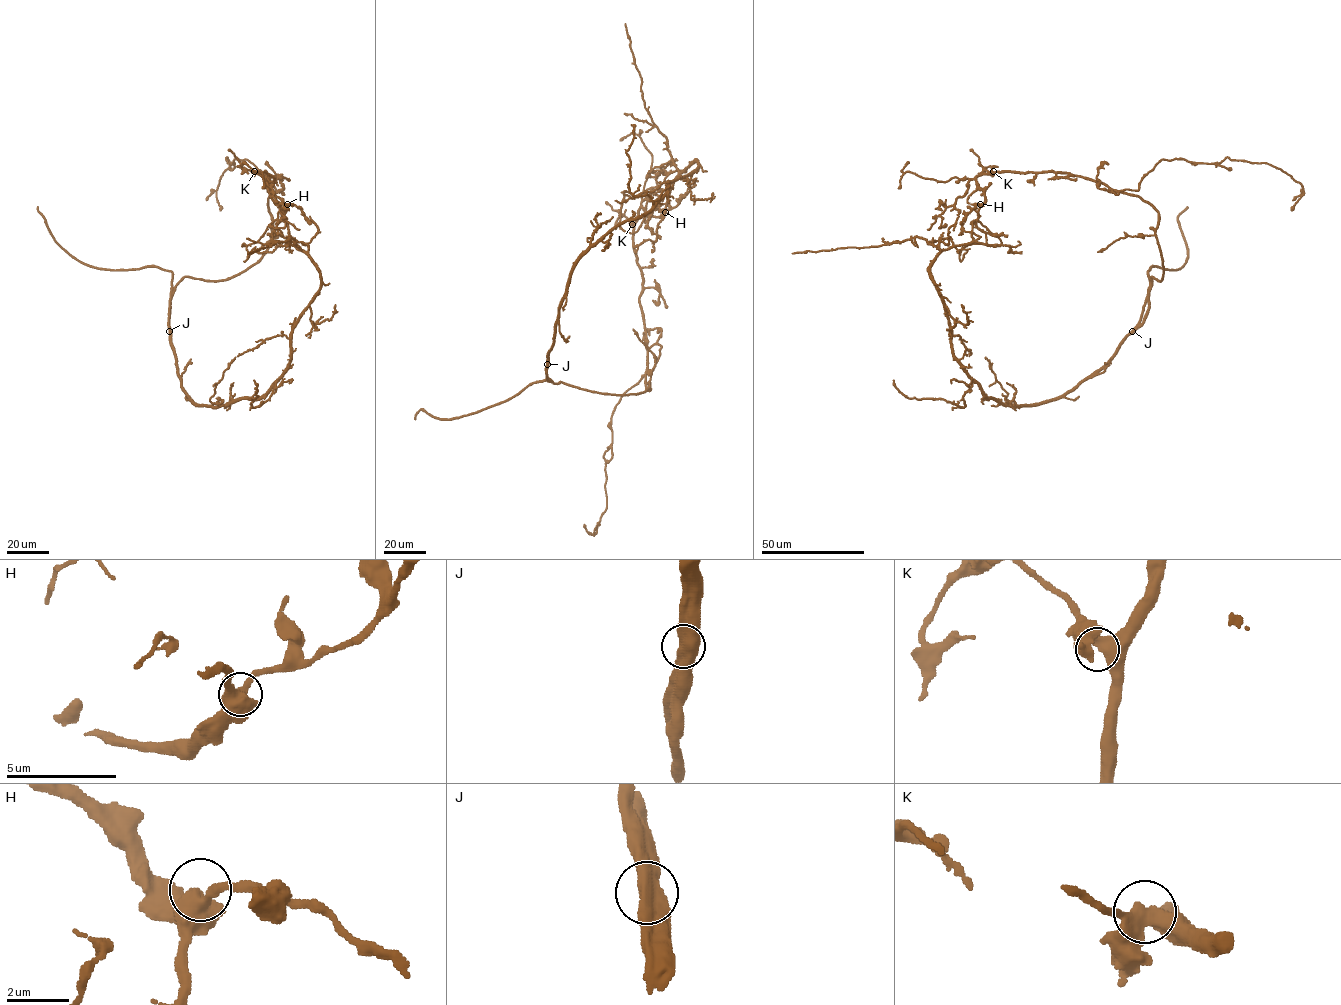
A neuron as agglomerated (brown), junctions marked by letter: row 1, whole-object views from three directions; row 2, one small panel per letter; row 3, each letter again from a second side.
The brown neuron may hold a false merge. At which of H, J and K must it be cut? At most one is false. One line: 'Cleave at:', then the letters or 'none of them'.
Cleave at: none of them

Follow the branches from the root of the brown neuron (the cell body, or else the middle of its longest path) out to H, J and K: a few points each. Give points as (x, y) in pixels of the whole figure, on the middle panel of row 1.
H: (597, 243), (641, 217), (696, 161), (657, 207), (665, 212)
J: (597, 243), (579, 258), (572, 271), (559, 309), (547, 364)
K: (597, 243), (641, 217), (697, 162), (676, 177), (661, 215), (641, 207), (632, 224)

